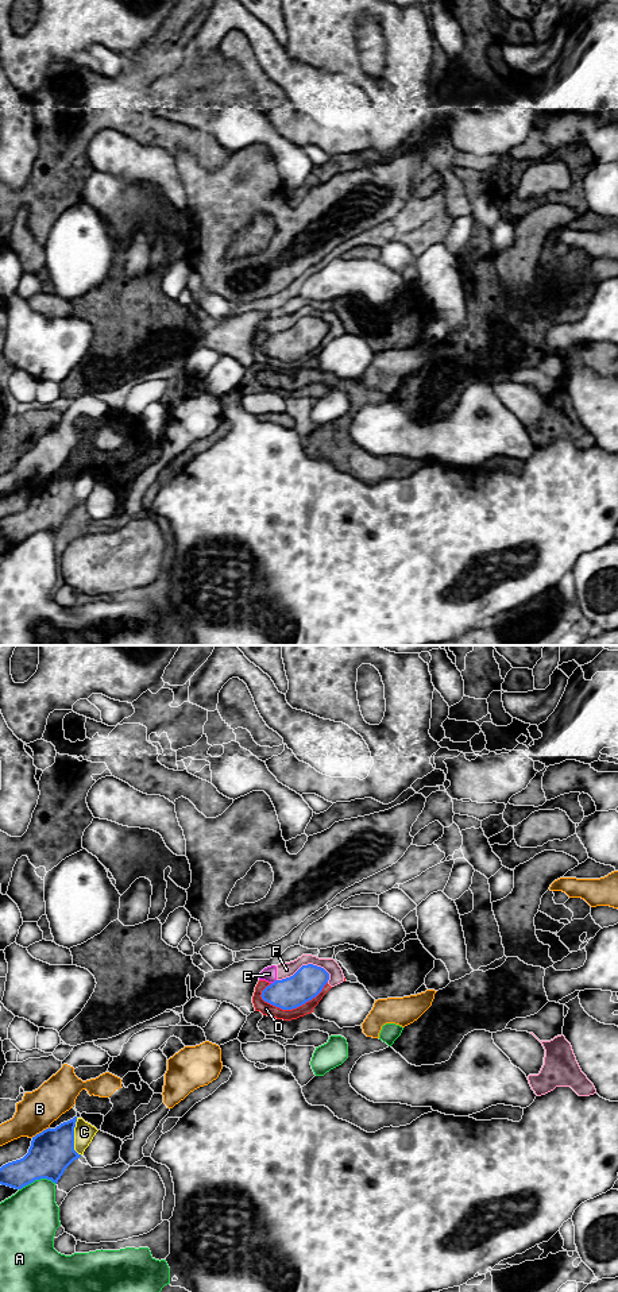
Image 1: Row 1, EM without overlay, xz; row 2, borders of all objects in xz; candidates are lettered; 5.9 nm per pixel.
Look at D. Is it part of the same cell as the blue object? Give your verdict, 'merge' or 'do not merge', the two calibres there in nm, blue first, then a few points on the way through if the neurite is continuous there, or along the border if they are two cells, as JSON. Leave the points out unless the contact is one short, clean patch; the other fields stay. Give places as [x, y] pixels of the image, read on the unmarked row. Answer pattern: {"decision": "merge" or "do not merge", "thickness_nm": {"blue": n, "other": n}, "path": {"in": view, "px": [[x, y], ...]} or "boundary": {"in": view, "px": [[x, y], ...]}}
{"decision": "do not merge", "thickness_nm": {"blue": 190, "other": 80}}

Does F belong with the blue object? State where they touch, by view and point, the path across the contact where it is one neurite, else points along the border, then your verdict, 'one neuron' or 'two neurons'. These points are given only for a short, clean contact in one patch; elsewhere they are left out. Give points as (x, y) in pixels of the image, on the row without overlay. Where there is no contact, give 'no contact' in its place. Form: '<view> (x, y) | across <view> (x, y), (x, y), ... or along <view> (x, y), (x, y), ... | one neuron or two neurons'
xz (302, 317) | along xz (329, 326), (320, 319), (302, 316), (292, 327), (277, 332) | two neurons

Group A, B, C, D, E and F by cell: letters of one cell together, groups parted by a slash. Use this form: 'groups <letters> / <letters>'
groups A / B / C / D E F

